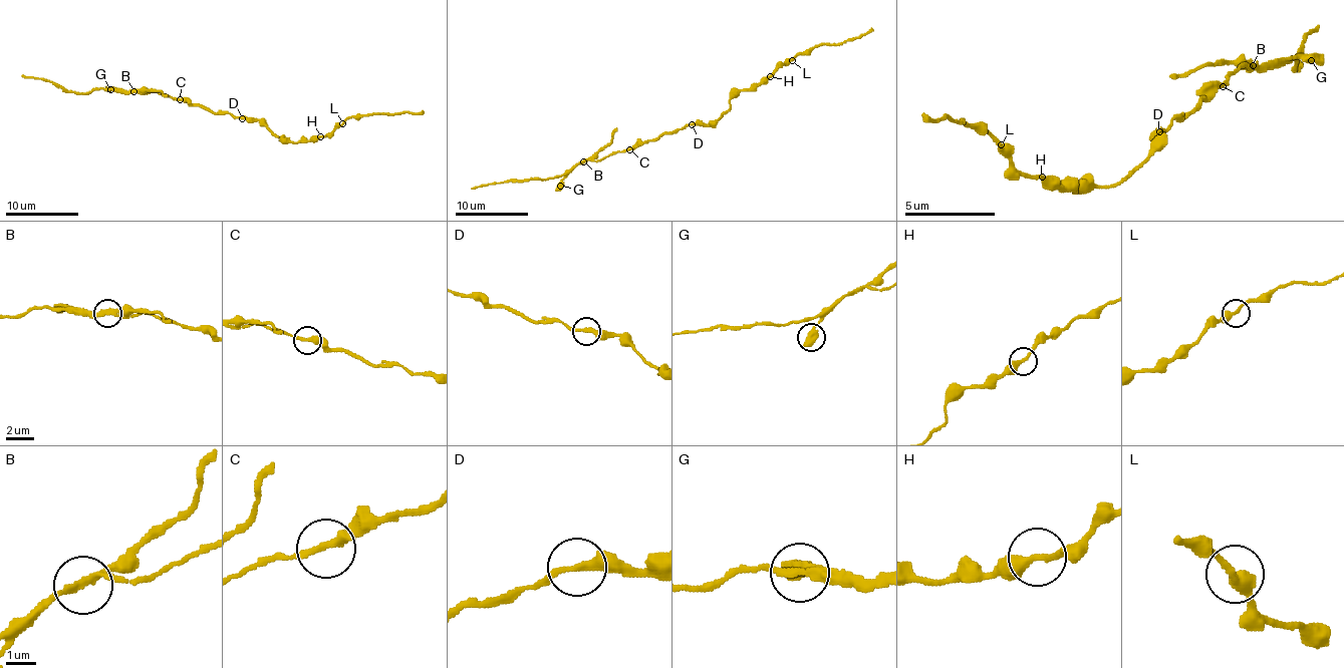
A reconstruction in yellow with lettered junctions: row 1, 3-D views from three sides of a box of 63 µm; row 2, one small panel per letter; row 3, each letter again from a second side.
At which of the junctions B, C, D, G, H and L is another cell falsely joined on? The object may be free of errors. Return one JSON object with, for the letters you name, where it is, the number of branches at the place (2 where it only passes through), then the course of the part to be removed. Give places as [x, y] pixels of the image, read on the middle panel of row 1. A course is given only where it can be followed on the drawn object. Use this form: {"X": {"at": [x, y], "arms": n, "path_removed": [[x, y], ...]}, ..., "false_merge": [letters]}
{"B": {"at": [583, 161], "arms": 2, "path_removed": [[584, 162], [609, 142], [617, 127]]}, "false_merge": ["B"]}

